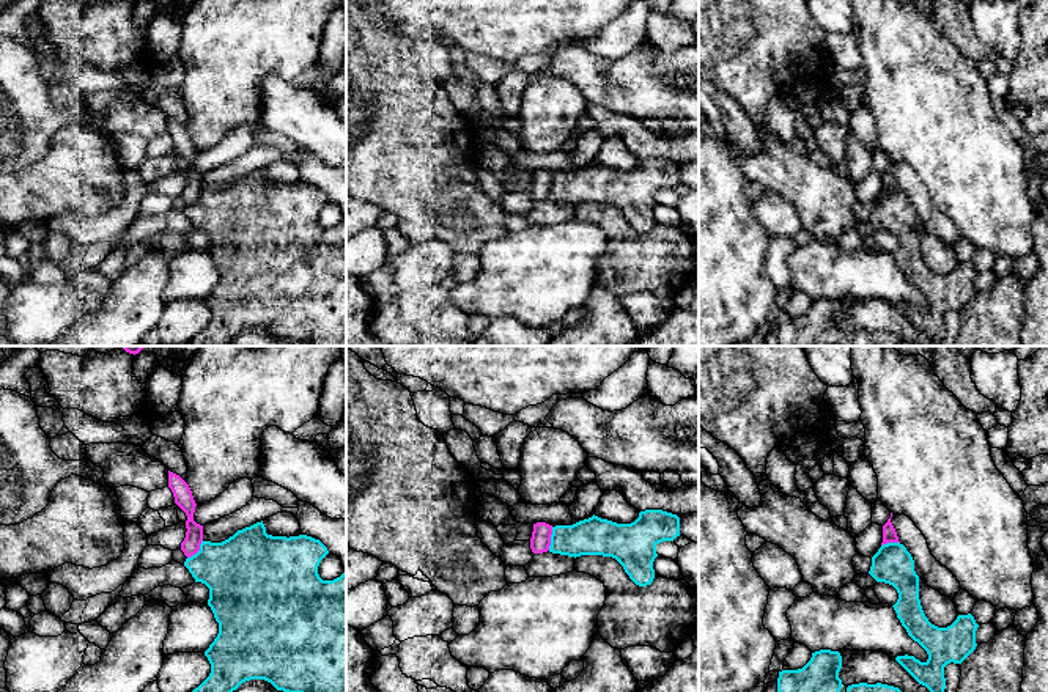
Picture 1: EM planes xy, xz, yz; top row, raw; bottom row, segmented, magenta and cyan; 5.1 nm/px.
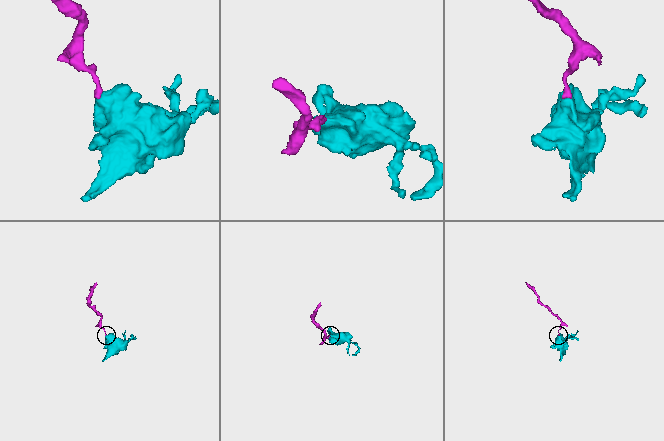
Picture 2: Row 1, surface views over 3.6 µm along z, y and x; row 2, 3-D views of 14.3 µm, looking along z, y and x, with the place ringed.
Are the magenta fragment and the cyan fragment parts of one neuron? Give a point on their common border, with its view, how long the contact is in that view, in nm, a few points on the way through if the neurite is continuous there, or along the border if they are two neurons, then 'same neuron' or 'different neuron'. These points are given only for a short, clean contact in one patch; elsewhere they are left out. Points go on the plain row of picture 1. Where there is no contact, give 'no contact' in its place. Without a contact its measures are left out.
contact xz (549, 186); length 120 nm; border xz (553, 175), (548, 197); different neuron

